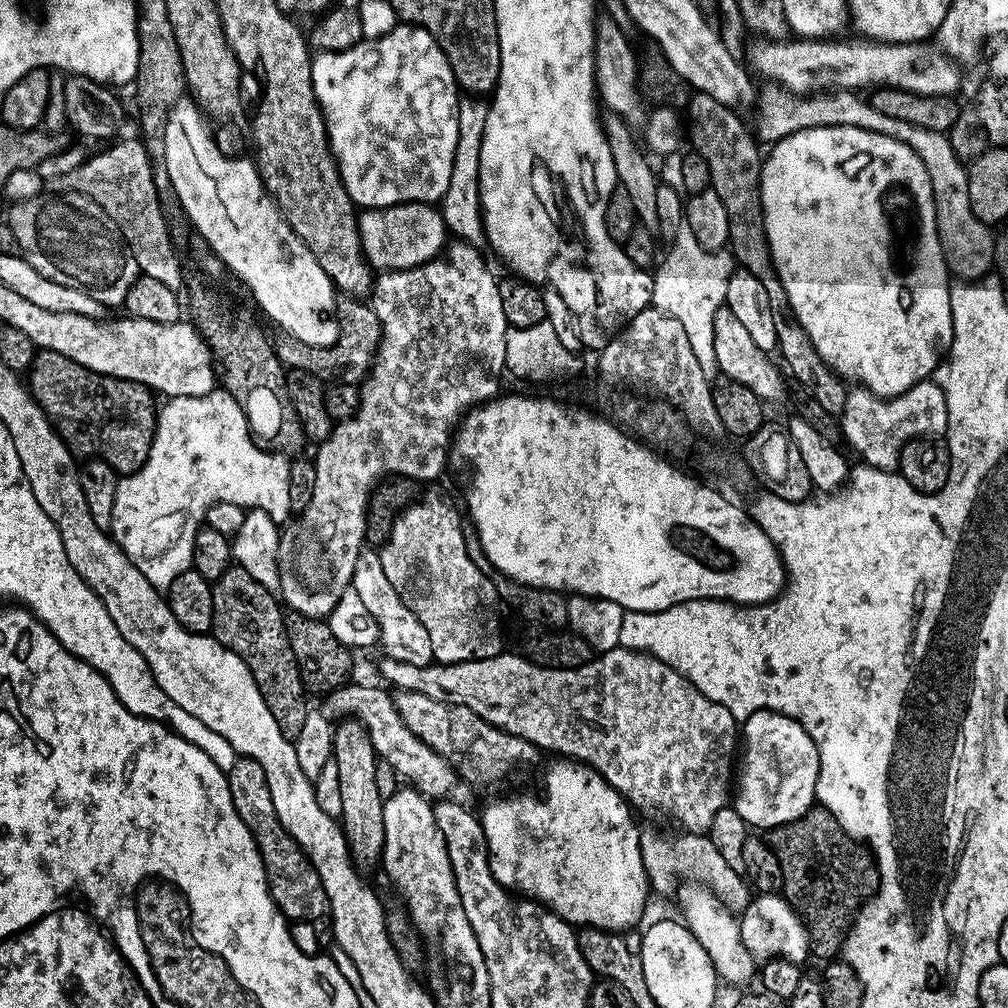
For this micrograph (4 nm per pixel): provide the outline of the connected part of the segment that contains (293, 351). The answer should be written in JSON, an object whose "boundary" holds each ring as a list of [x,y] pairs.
{"boundary":[[[340,298],[336,301],[336,321],[339,322],[339,337],[330,347],[309,346],[293,336],[282,334],[274,342],[274,351],[281,367],[288,370],[306,370],[325,382],[359,385],[368,375],[376,350],[380,347],[380,323],[371,303],[358,298]]]}

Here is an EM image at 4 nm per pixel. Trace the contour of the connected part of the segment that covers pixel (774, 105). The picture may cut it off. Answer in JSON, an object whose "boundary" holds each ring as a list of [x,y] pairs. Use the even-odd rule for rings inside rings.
{"boundary":[[[769,83],[764,87],[768,88],[762,89],[761,92],[759,89],[758,103],[755,105],[757,108],[754,132],[761,141],[775,142],[795,132],[811,128],[854,126],[858,130],[870,130],[874,134],[882,134],[886,138],[894,138],[910,146],[910,150],[914,150],[914,154],[922,158],[922,166],[926,166],[930,174],[930,186],[936,207],[938,242],[942,246],[942,254],[949,273],[957,281],[975,282],[984,279],[993,271],[992,259],[996,249],[996,240],[994,235],[992,236],[993,229],[983,224],[974,214],[974,210],[970,210],[968,169],[965,161],[961,160],[952,149],[952,141],[945,133],[926,130],[908,122],[901,122],[898,118],[889,118],[888,115],[874,110],[871,99],[864,97],[863,100],[860,97],[863,95],[856,90],[797,94],[788,92],[774,83]]]}

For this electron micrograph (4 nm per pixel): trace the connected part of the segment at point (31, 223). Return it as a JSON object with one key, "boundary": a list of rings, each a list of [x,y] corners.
{"boundary":[[[41,194],[13,203],[6,216],[7,224],[14,230],[14,238],[18,238],[18,246],[24,259],[30,262],[30,266],[34,266],[34,270],[38,270],[38,274],[50,278],[50,282],[82,290],[82,294],[90,294],[90,298],[104,305],[105,309],[119,309],[138,275],[136,259],[134,254],[128,251],[128,243],[120,235],[116,223],[87,196],[72,194],[67,199],[52,196]]]}

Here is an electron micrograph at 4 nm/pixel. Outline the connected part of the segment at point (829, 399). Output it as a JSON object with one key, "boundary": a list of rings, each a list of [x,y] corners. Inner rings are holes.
{"boundary":[[[696,92],[693,97],[688,104],[686,136],[687,139],[688,136],[692,139],[691,147],[694,151],[706,158],[706,166],[710,166],[710,187],[714,194],[718,194],[718,198],[722,198],[722,206],[726,206],[726,218],[730,218],[727,242],[730,255],[739,267],[754,274],[754,278],[758,278],[758,282],[766,286],[766,299],[770,302],[770,314],[774,318],[778,352],[779,355],[784,355],[790,376],[792,371],[793,378],[798,383],[805,384],[809,394],[833,418],[839,417],[844,411],[845,385],[841,377],[822,362],[822,358],[814,350],[814,342],[810,342],[806,330],[802,330],[802,326],[797,322],[772,261],[764,229],[764,207],[760,201],[761,145],[753,138],[749,127],[747,130],[743,122],[736,117],[739,115],[722,102],[718,102],[718,98],[710,98],[705,92]]]}

